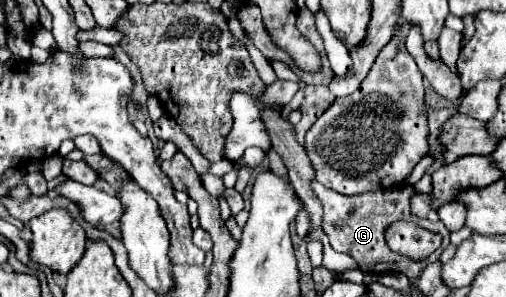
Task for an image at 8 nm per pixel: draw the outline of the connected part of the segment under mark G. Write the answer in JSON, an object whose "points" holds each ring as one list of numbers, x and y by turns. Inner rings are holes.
{"points":[[312,179,312,191,314,195,320,199,322,207,324,207,324,215,322,215,322,231,328,235,330,239,330,245,334,247,334,251,340,251,340,253,348,253,352,255,358,265,370,273,388,273,388,271,398,271,398,273,404,273,408,279,414,279,418,277,424,267,428,263,433,263,439,260,440,255,444,249,450,243,450,231,444,229,444,225,438,221,438,223,430,223,426,219,418,219,410,213,410,197,412,197,412,187,404,187,404,189,388,189,388,191,374,191,374,193,364,193,364,195,352,195,352,197,346,197,346,195,340,195,332,189,326,189,324,185,320,185,316,179],[350,209,356,209,352,215,350,215],[394,221,418,221,420,227,428,229,428,231,436,231,442,235,442,245,438,249,428,255,426,259,422,261,414,261,410,257,404,257,404,255,396,255,386,239,384,239,384,231,386,227,390,227]]}

